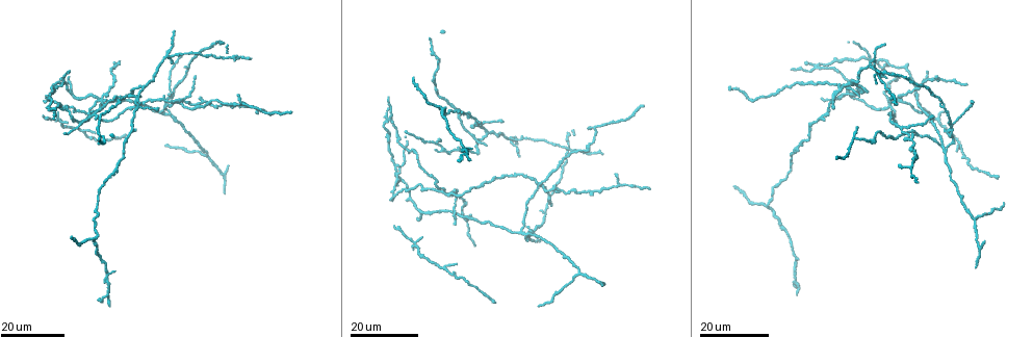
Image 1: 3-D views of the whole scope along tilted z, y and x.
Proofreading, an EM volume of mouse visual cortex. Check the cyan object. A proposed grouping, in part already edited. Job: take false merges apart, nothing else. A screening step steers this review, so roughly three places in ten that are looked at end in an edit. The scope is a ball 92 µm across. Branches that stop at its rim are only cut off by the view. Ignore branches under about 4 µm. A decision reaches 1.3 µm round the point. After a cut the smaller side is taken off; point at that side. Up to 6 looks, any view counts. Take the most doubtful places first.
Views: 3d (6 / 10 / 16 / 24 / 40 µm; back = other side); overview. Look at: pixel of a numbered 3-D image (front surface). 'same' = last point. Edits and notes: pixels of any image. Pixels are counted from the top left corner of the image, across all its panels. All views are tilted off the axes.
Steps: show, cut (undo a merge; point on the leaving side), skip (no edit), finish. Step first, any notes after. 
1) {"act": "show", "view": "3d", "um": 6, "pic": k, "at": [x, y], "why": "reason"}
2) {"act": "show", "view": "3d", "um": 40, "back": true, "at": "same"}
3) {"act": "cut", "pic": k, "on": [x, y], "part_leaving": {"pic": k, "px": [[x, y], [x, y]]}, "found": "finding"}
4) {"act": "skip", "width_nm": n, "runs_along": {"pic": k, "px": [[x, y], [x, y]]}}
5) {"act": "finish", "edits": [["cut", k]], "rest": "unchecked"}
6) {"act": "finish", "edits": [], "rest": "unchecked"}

{"act": "show", "view": "3d", "um": 16, "pic": 1, "at": [88, 112], "why": "looks like a crossing"}

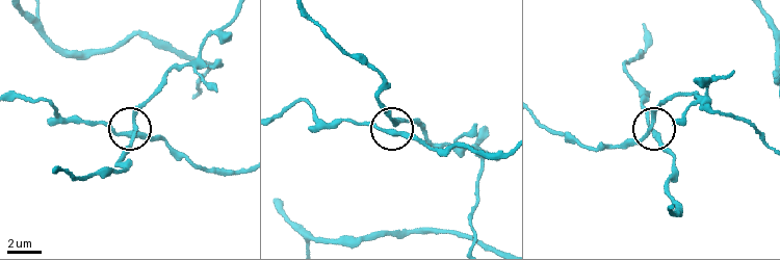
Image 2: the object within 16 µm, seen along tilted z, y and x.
{"act": "show", "view": "3d", "um": 10, "pic": 2, "at": [128, 132], "why": "closer look"}

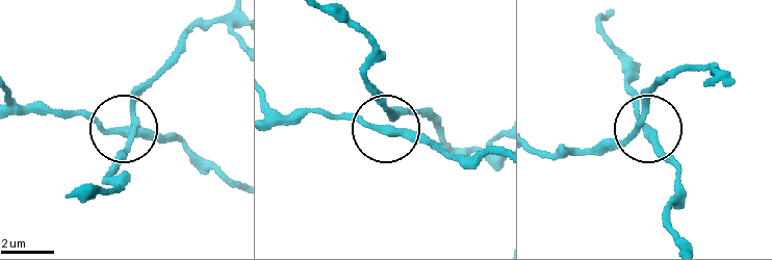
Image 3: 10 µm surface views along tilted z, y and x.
{"act": "skip", "arms": 4, "runs_along": {"pic": 3, "px": [[345, 16], [368, 43], [367, 83], [389, 124], [297, 113]]}, "found": "one neuron here"}

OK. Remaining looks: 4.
{"act": "show", "view": "3d", "um": 16, "pic": 1, "at": [468, 131], "why": "arms part here"}

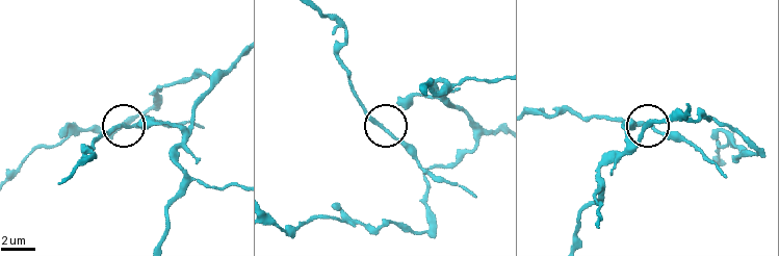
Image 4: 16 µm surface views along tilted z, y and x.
{"act": "show", "view": "3d", "um": 6, "pic": 4, "at": [120, 125]}

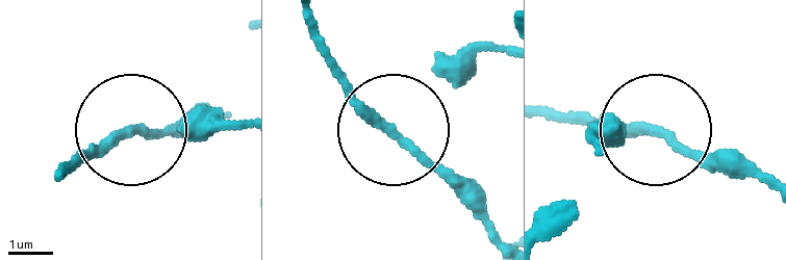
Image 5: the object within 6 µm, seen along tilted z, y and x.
{"act": "skip", "runs_along": {"pic": 5, "px": [[501, 51], [456, 52], [396, 132], [478, 214]]}, "found": "continuous, no second neuron"}

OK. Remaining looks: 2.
{"act": "show", "view": "3d", "um": 16, "pic": 1, "at": [872, 58]}

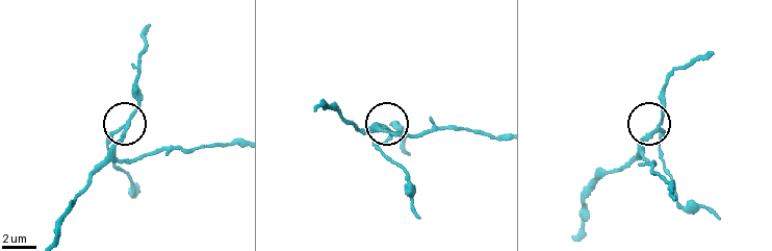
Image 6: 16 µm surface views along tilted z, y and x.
{"act": "show", "view": "3d", "um": 10, "pic": 6, "at": [128, 126]}

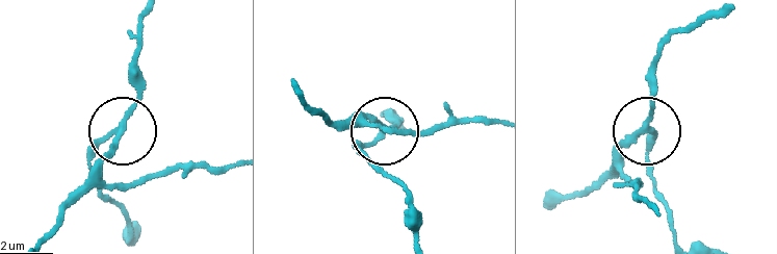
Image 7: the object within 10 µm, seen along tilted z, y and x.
{"act": "skip", "width_nm": 180, "runs_along": {"pic": 7, "px": [[564, 198], [601, 175], [614, 153], [646, 130], [650, 81]]}, "found": "one neuron here"}

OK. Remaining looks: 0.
{"act": "finish", "edits": [], "rest": "unchecked"}

